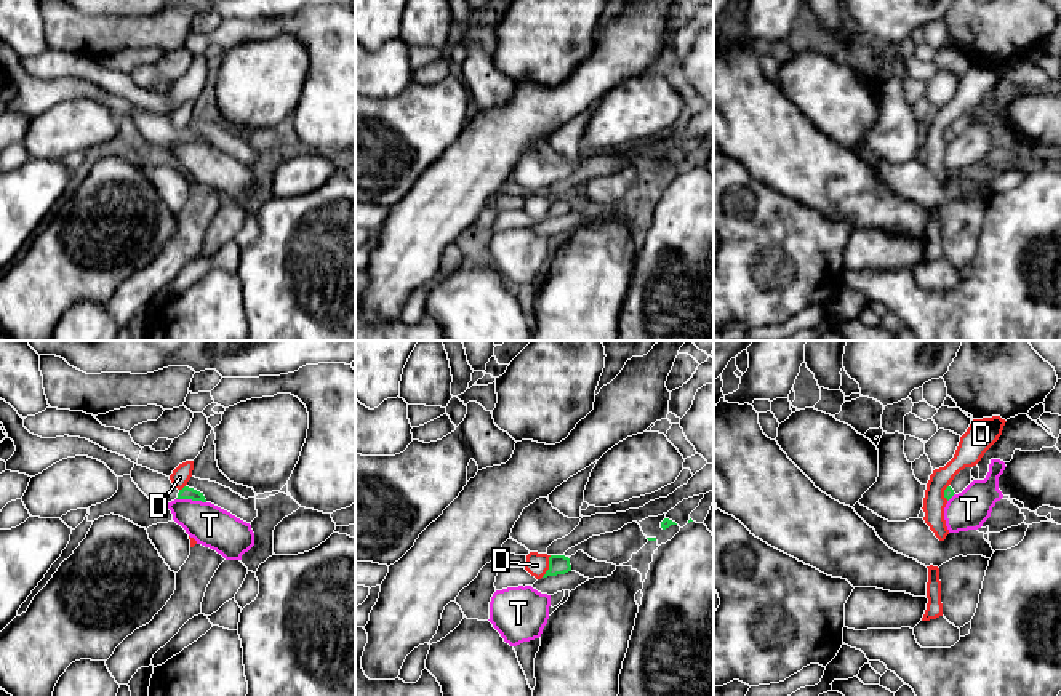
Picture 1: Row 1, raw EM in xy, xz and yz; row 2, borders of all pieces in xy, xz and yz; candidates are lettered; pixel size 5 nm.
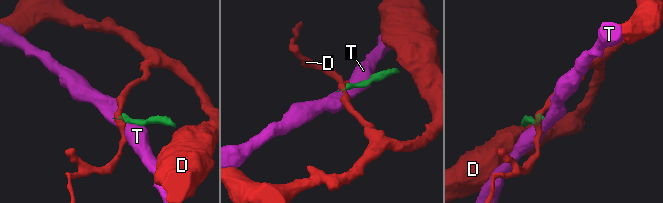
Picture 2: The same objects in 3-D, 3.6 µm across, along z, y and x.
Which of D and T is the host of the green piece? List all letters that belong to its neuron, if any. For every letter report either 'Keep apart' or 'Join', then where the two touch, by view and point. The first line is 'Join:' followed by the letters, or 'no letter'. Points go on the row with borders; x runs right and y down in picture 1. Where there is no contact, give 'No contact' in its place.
Join: no letter
D: Keep apart. Touches green at xz (549, 567)
T: Keep apart. Touches green at xy (191, 498)

